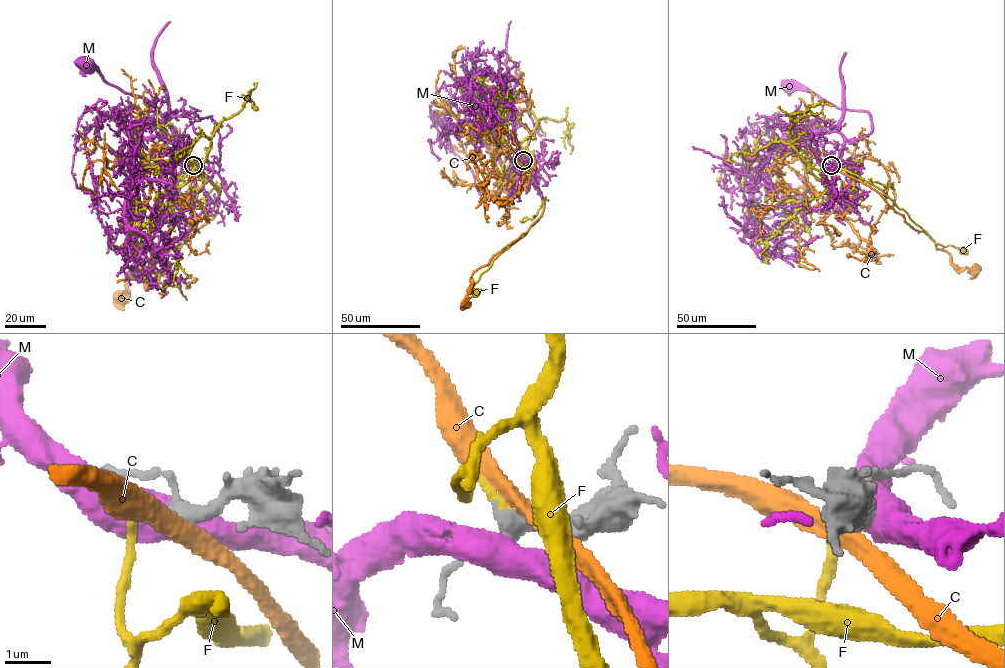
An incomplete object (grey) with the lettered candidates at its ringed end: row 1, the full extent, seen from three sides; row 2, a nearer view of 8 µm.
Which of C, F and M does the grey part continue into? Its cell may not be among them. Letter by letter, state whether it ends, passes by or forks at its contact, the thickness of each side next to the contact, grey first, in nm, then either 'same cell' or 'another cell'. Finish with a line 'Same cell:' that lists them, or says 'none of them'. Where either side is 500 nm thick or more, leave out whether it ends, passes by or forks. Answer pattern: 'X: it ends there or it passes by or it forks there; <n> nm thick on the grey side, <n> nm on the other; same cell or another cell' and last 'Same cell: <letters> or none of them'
C: it passes by; 360 nm thick on the grey side, 360 nm on the other; another cell
F: it ends there; 320 nm thick on the grey side, 150 nm on the other; same cell
M: 360 nm thick on the grey side, 550 nm on the other; another cell
Same cell: F

